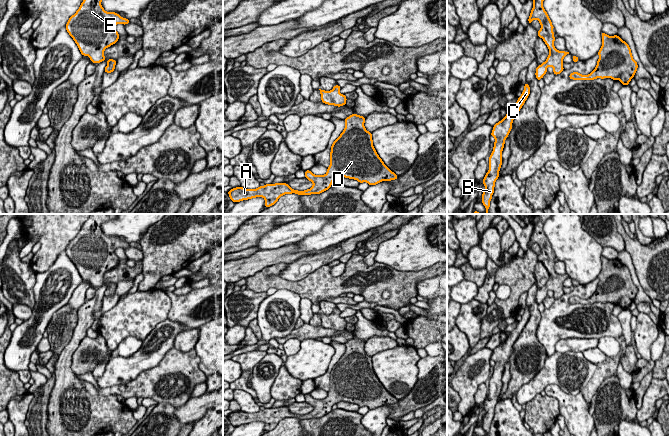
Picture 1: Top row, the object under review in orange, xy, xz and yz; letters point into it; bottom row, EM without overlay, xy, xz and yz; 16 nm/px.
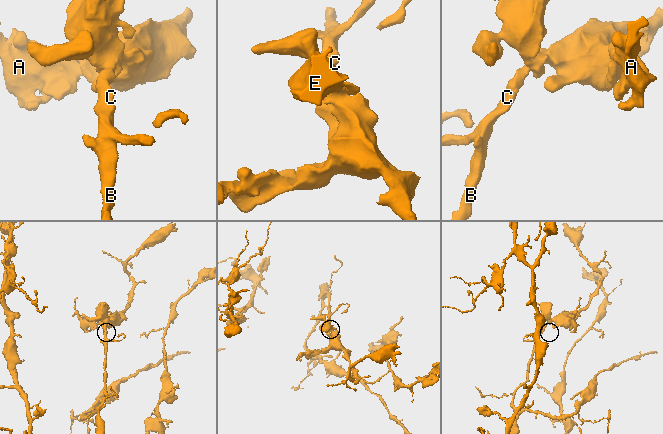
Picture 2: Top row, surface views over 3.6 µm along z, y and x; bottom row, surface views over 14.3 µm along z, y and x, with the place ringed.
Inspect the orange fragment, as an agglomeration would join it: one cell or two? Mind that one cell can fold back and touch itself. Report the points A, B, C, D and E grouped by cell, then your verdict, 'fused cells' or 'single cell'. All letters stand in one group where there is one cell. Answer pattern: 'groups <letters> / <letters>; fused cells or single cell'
groups A B C D E; single cell

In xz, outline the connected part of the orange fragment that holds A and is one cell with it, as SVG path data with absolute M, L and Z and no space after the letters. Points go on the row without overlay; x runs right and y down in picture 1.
M356 337L346 343L345 353L333 366L330 376L330 390L324 399L315 399L305 395L305 402L313 407L310 413L298 415L287 407L265 408L256 413L243 411L228 415L230 423L237 427L256 421L265 423L265 432L274 429L285 418L311 419L320 418L332 410L332 406L341 401L367 406L369 410L382 405L396 404L398 400L392 396L377 378L372 364L372 357L367 355L365 341Z

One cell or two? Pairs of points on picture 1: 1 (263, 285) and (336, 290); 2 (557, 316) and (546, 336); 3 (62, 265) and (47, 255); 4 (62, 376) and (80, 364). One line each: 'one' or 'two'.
1: one
2: one
3: two
4: two

